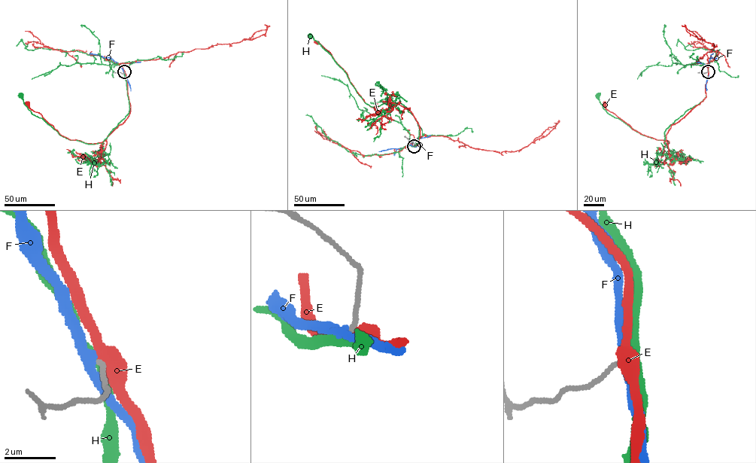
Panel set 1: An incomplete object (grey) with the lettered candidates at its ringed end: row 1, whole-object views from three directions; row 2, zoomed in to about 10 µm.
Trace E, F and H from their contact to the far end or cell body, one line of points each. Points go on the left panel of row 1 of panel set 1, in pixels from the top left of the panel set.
E: (124, 71), (130, 113), (122, 124), (100, 142), (89, 144), (60, 135), (27, 103)
F: (124, 71), (111, 59), (89, 53)
H: (124, 71), (129, 113), (102, 142), (89, 144), (60, 135), (42, 118), (33, 114), (20, 95)

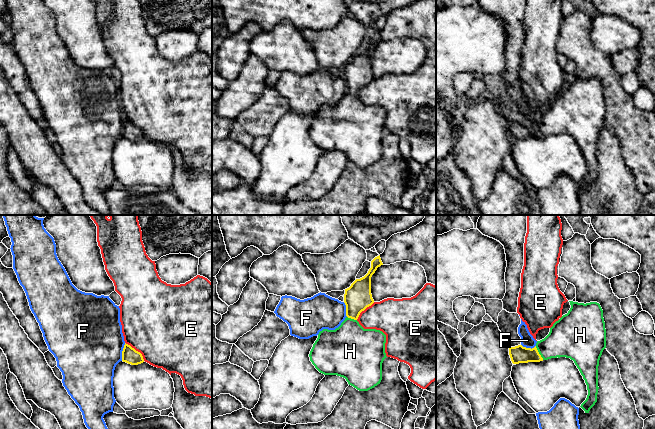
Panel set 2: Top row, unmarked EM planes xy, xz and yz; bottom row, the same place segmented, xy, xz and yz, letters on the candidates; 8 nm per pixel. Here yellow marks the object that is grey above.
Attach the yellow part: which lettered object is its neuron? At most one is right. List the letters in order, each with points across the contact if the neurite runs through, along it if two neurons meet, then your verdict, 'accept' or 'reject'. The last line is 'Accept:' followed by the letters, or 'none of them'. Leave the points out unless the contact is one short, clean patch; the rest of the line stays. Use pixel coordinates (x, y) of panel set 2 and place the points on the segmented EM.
E: border xy (125, 342), (137, 350), (144, 360); reject
F: border xy (125, 343), (122, 349), (121, 360); reject
H: way yz (518, 354), (538, 353), (565, 339); accept
Accept: H

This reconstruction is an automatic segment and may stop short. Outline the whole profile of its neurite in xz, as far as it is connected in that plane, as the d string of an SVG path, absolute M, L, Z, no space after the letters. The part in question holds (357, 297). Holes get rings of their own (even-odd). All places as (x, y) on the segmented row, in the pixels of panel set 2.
M380 255L371 261L368 273L345 289L346 318L335 330L323 329L309 357L324 375L337 375L359 391L368 391L382 380L386 335L376 329L364 329L357 321L360 313L374 303L371 277L383 265Z

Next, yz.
M569 301L571 308L550 328L549 334L534 348L522 345L509 348L513 364L540 362L566 357L574 361L587 385L588 395L581 404L585 413L597 402L598 366L606 348L606 329L599 303Z

